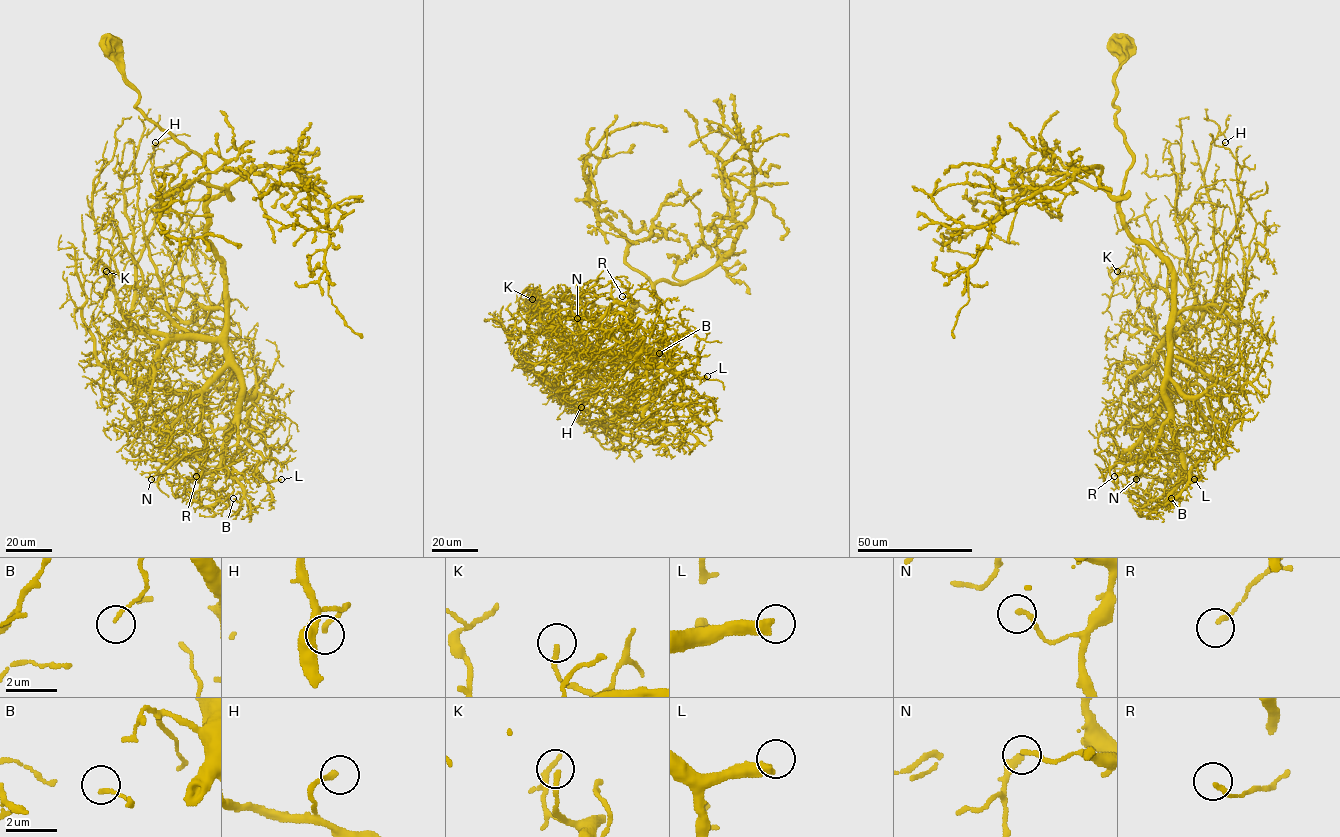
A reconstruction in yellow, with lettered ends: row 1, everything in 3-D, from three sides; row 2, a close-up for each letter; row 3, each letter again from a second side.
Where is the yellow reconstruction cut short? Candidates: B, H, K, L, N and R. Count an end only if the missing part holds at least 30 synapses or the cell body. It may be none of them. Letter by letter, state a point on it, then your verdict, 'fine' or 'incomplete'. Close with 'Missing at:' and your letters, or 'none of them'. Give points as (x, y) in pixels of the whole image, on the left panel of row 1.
B: place (233, 498); fine
H: place (155, 142); fine
K: place (106, 271); fine
L: place (281, 479); incomplete
N: place (151, 479); fine
R: place (196, 476); fine
Missing at: L

